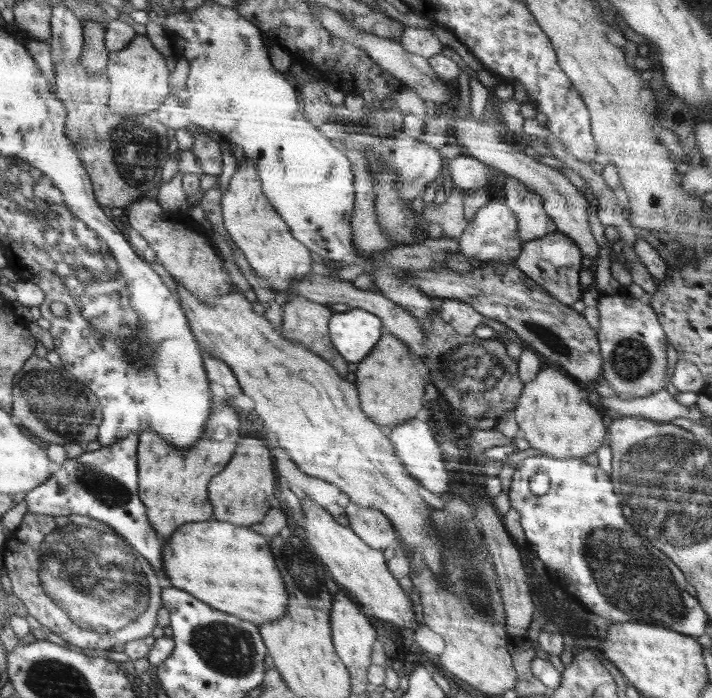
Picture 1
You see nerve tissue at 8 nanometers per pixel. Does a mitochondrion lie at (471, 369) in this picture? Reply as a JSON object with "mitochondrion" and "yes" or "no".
{"mitochondrion":"yes"}

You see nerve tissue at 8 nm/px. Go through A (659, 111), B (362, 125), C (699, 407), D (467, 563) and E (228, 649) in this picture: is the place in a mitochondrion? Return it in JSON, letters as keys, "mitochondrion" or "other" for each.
{"A":"other","B":"other","C":"other","D":"mitochondrion","E":"mitochondrion"}

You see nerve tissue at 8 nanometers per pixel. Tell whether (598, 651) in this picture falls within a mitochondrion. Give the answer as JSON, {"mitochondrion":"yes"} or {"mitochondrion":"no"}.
{"mitochondrion":"no"}

